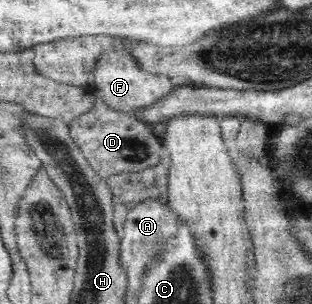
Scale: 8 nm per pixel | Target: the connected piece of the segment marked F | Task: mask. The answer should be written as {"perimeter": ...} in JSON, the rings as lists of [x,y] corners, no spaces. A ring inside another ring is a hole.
{"perimeter":[[[104,53],[94,69],[95,85],[91,92],[97,99],[101,99],[110,109],[124,114],[138,109],[146,109],[160,99],[168,97],[172,92],[171,78],[162,75],[148,75],[136,65],[128,53]]]}

